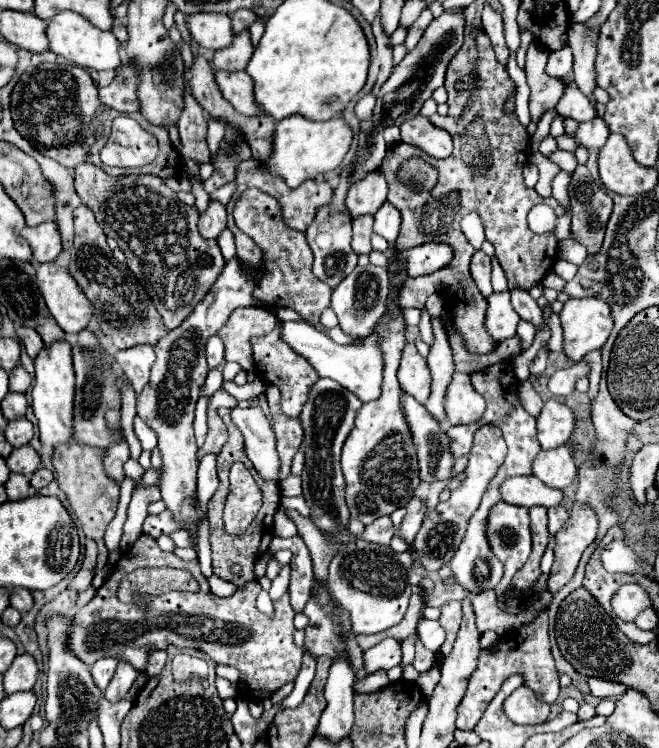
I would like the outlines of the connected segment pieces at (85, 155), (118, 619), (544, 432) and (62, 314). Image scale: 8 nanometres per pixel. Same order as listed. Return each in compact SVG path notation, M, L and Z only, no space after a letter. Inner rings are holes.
M68 62L40 64L34 70L26 70L10 96L10 112L14 128L24 140L28 140L44 156L74 168L80 162L100 162L100 150L106 142L106 134L96 138L96 128L102 122L110 122L118 116L116 110L100 108L96 110L98 86L90 74L80 66L70 66Z
M140 534L130 550L122 554L114 572L102 584L94 600L90 600L84 608L74 614L70 628L70 648L84 660L86 664L94 664L98 658L112 656L116 660L128 660L132 666L142 672L146 668L146 656L152 648L166 650L168 644L178 648L196 648L206 652L216 664L234 666L240 670L238 694L246 700L260 700L272 696L284 682L294 680L302 666L304 650L292 642L296 632L294 628L294 610L290 606L288 594L274 604L274 618L264 616L256 607L256 595L250 591L260 591L258 582L248 583L242 590L238 588L230 598L218 598L210 592L208 580L202 576L198 568L198 560L184 562L170 552L160 550L156 540L150 534ZM136 568L178 568L190 572L198 584L200 592L168 592L152 598L148 608L140 608L136 604L124 604L116 596L116 586L120 580Z
M548 400L542 406L538 420L538 442L542 450L564 446L574 432L574 414L558 400Z
M58 262L40 264L36 284L48 312L64 332L80 332L88 326L92 304L64 266Z

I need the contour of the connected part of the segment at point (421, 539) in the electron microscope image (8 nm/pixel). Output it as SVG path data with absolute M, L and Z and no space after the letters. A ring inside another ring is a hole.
M484 424L474 436L474 444L472 444L472 450L470 450L470 462L464 470L466 472L464 484L456 492L452 492L450 500L440 502L436 506L436 510L424 520L420 532L416 534L416 540L412 544L412 548L418 554L418 560L422 562L422 566L428 572L436 572L444 564L450 562L452 554L460 546L460 540L464 538L464 532L466 532L466 526L468 526L468 520L470 520L472 512L476 512L476 508L480 506L482 494L486 492L490 480L496 476L496 470L500 468L504 458L506 458L506 442L504 442L502 430L494 424Z

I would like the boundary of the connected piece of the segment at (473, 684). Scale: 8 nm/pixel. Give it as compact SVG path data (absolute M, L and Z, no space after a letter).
M546 610L534 622L516 628L516 634L504 636L496 646L486 648L486 650L480 652L478 666L472 672L472 676L468 680L466 694L464 694L464 698L462 698L462 702L458 704L458 710L456 710L458 712L458 724L456 726L462 728L462 730L472 730L478 724L480 716L484 714L486 704L490 704L490 700L498 694L502 682L510 674L516 674L516 672L522 672L524 686L534 690L538 700L542 700L546 704L556 702L556 698L558 698L558 670L556 670L554 658L552 658L549 640L549 618Z

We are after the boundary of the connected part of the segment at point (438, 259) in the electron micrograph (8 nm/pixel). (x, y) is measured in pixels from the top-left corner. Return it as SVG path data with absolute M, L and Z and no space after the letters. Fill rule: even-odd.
M422 244L404 252L398 252L398 256L390 254L388 258L388 276L396 276L402 268L402 262L406 266L406 276L426 276L440 268L444 268L452 260L452 248L448 244Z

